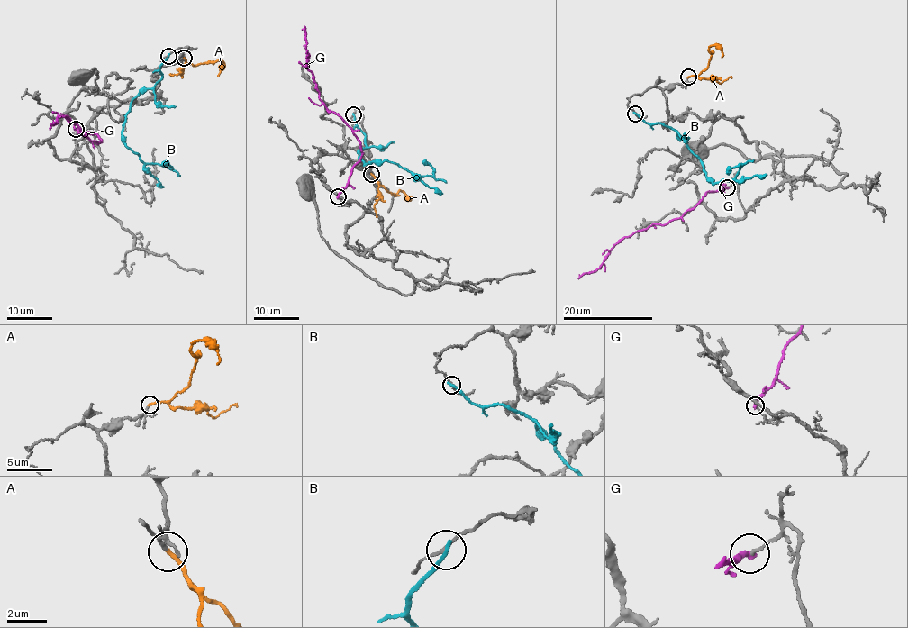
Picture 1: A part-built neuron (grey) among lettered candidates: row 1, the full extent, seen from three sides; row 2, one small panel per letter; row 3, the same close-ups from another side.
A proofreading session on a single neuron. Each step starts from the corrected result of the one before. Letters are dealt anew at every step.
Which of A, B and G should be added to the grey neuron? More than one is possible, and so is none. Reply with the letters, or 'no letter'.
A

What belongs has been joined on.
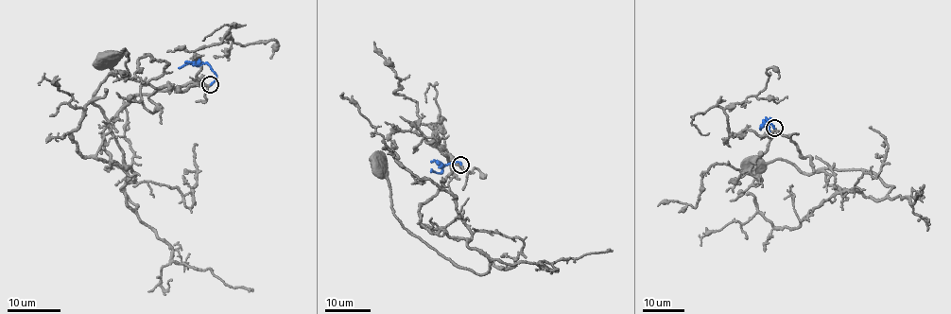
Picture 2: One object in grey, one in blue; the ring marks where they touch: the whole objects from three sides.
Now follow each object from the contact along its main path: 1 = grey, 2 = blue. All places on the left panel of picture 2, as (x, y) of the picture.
1: (209, 84), (129, 99), (104, 130), (137, 209), (93, 100), (113, 70), (105, 56)
2: (209, 84), (216, 76), (210, 65), (185, 63), (178, 68)

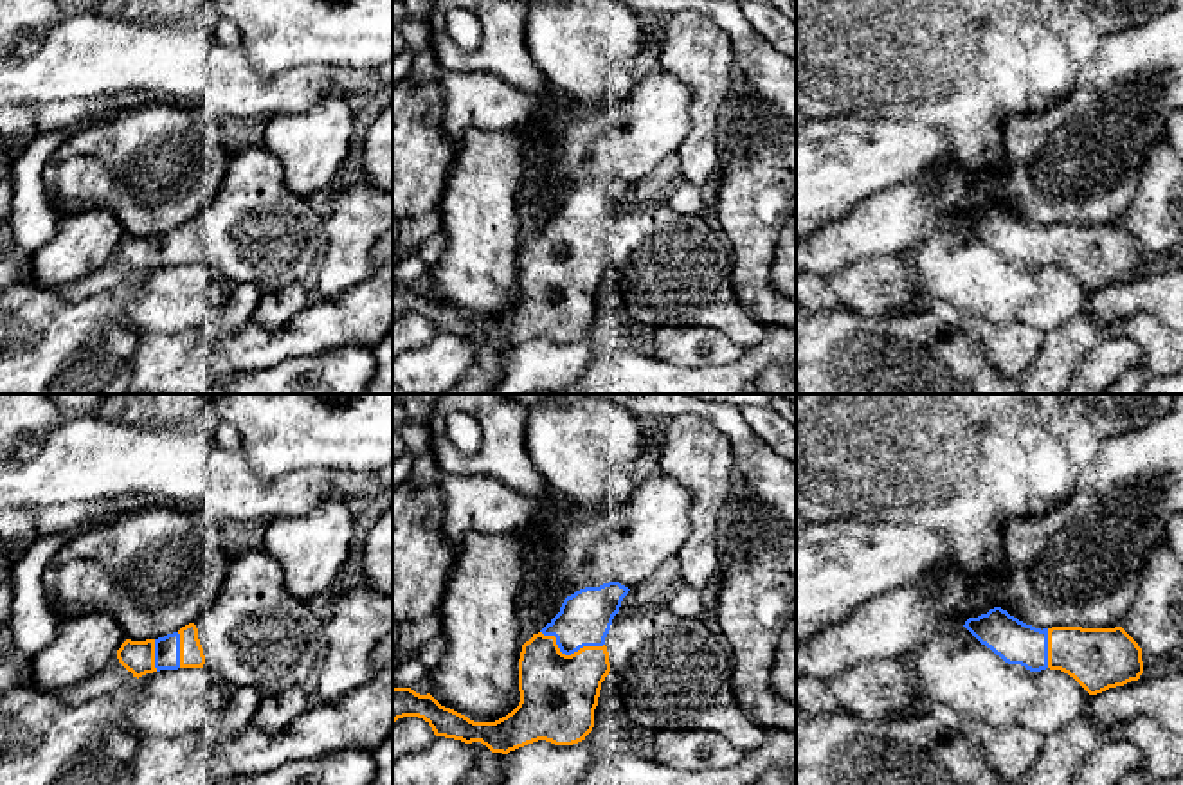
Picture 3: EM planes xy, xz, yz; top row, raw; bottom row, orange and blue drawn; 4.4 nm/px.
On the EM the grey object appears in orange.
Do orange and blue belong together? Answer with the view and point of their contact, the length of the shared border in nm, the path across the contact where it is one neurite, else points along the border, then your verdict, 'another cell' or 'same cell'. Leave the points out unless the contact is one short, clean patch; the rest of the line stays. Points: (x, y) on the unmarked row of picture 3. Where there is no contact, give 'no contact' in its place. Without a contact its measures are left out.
contact xz (571, 251); length 300 nm; same cell

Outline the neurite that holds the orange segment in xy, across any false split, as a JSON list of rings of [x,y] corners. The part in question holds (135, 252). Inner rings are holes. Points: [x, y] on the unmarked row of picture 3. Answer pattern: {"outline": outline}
{"outline": [[[194,220],[158,236],[126,236],[117,247],[117,256],[137,275],[160,266],[203,265],[205,261]]]}

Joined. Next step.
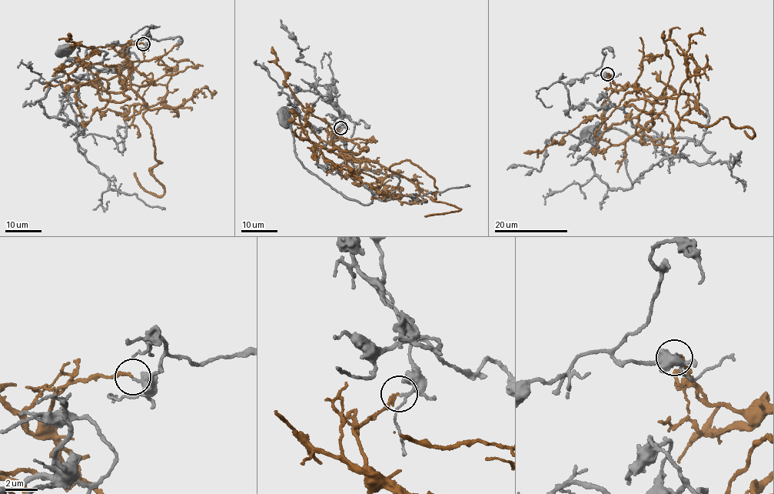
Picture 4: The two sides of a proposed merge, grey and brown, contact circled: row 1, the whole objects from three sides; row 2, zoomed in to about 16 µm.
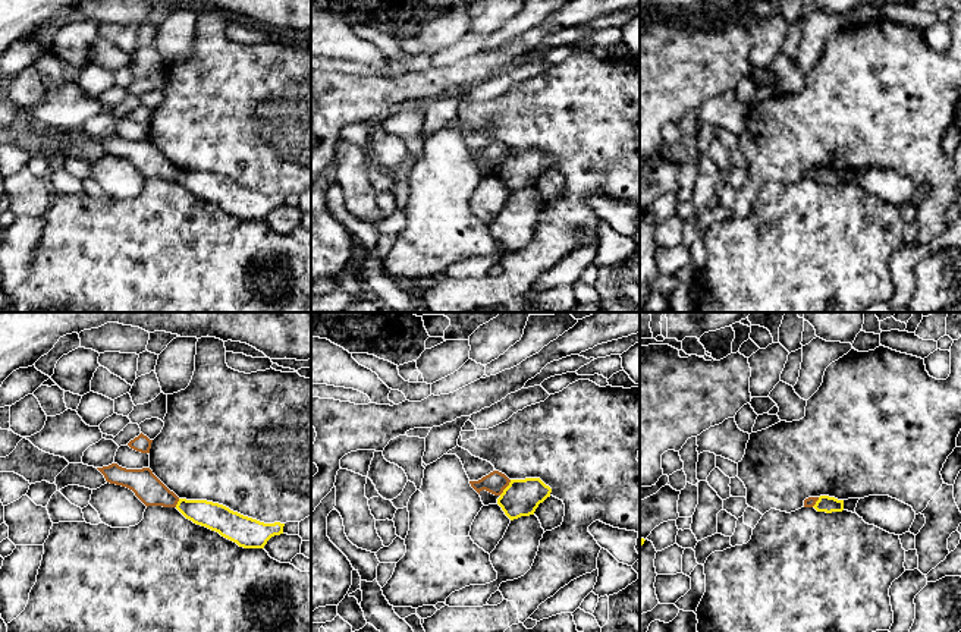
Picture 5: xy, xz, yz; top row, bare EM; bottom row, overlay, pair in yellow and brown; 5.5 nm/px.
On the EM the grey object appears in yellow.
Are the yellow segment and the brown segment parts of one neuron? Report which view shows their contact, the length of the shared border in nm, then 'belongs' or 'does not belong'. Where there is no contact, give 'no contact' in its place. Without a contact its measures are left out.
xz | 110 nm | does not belong

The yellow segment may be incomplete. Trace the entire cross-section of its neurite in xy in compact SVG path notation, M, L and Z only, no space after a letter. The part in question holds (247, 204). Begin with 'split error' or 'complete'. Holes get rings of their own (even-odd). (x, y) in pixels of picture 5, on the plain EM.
complete | M179 170L176 180L194 195L216 202L244 220L264 220L271 208L283 205L285 198L280 194L260 194L207 172Z

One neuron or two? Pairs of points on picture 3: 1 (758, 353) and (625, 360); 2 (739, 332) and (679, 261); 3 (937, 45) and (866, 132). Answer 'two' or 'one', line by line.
1: one
2: one
3: two

